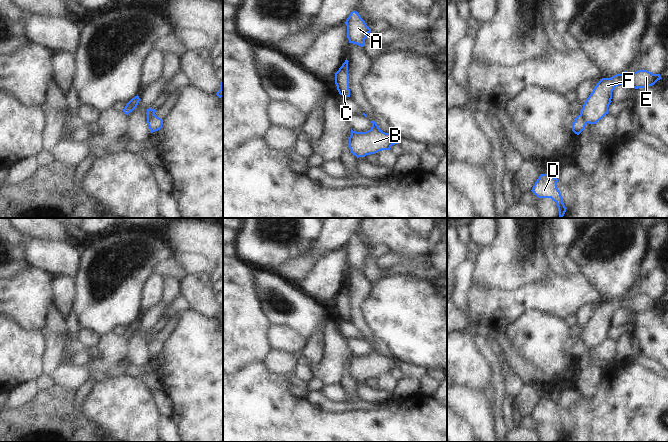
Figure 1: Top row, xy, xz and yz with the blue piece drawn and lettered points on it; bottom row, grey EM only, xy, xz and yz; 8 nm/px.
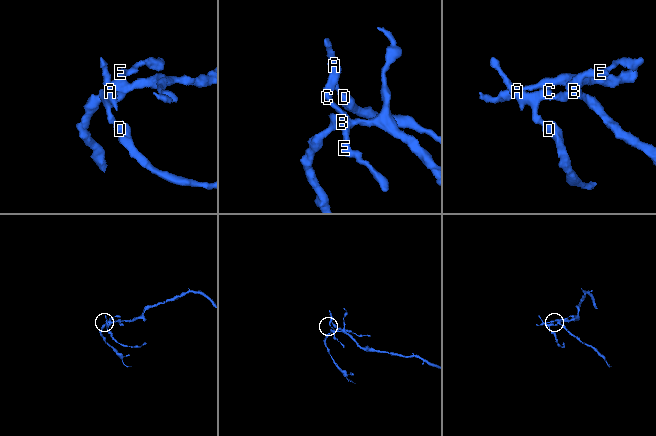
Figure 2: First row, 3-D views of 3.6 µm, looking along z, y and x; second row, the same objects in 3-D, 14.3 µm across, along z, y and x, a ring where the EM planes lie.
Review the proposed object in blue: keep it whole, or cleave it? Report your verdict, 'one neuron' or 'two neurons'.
two neurons

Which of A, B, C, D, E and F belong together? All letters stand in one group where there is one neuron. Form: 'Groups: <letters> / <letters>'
Groups: A C D / B E F.

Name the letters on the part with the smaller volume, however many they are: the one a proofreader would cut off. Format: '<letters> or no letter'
A, C, D.

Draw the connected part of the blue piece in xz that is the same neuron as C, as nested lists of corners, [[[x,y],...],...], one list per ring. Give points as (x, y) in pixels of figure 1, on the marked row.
[[[346,58],[345,62],[335,73],[335,84],[337,86],[337,90],[343,97],[350,97],[348,62],[349,61]]]

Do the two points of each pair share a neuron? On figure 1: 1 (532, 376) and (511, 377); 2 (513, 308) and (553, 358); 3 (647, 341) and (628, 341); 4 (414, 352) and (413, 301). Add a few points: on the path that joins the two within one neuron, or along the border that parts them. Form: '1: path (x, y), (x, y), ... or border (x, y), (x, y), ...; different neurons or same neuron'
1: border (507, 357), (507, 360), (524, 384); different neurons
2: border (543, 311), (526, 310), (507, 326); different neurons
3: border (631, 334), (634, 337); different neurons
4: path (414, 339), (413, 314); same neuron

